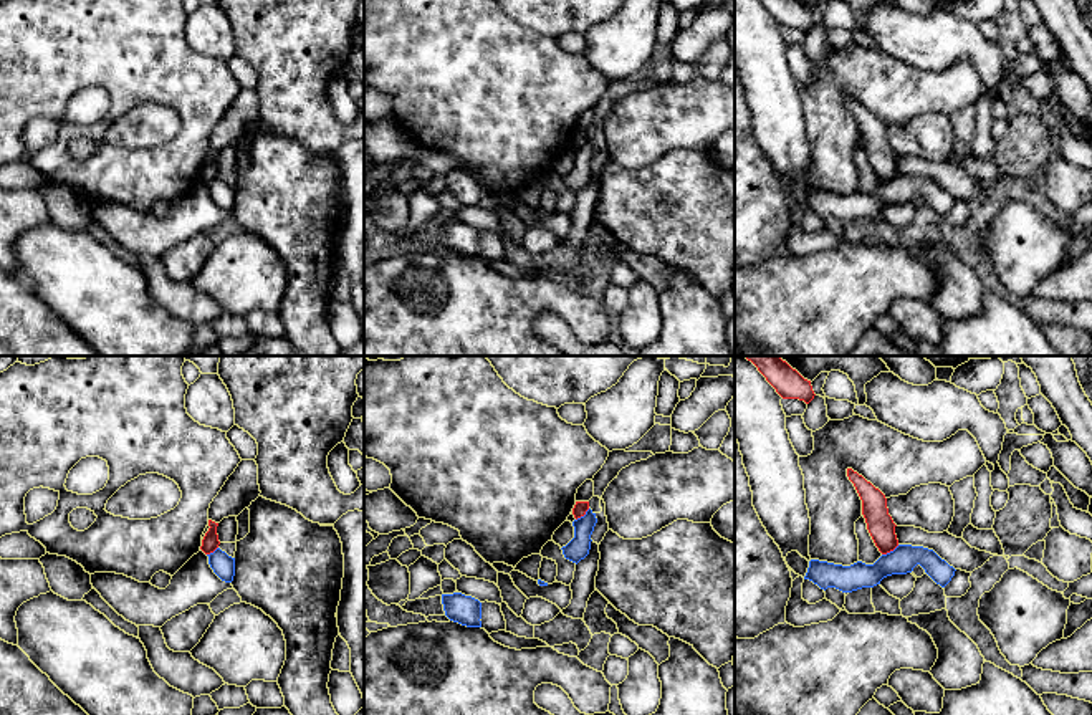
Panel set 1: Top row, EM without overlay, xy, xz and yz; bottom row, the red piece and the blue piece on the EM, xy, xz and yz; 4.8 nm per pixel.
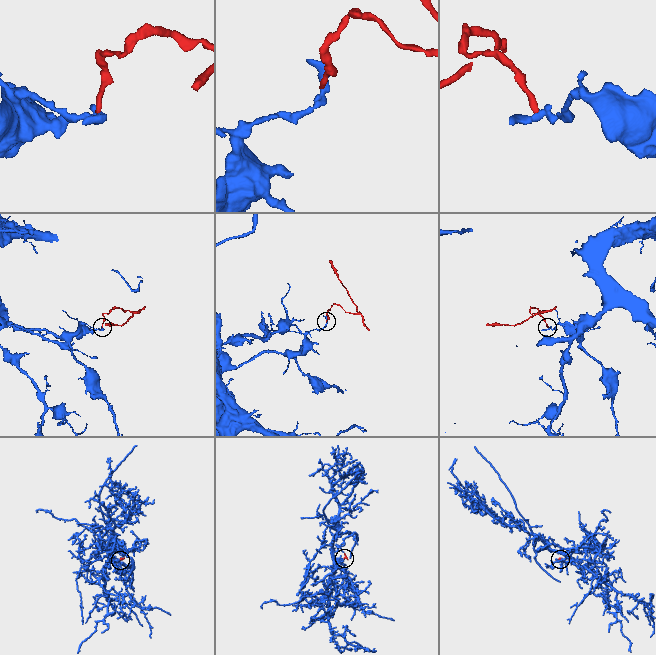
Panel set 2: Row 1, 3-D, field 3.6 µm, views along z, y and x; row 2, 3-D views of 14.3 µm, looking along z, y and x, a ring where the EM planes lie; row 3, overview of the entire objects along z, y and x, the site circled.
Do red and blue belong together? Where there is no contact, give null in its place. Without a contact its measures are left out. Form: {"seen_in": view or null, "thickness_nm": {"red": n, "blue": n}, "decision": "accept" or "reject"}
{"seen_in": "yz", "thickness_nm": {"red": 130, "blue": 140}, "decision": "reject"}

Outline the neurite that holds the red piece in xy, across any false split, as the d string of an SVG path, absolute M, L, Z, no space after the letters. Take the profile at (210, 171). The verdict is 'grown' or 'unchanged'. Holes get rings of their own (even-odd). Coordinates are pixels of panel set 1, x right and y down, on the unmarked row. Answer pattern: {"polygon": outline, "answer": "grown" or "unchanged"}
{"polygon": "M208 149L208 156L210 156L210 157L208 157L208 161L205 162L205 166L204 166L204 169L202 169L202 175L200 175L200 179L202 179L205 184L213 182L213 180L218 177L218 174L220 174L218 164L217 164L217 156L218 156L218 152Z", "answer": "unchanged"}

